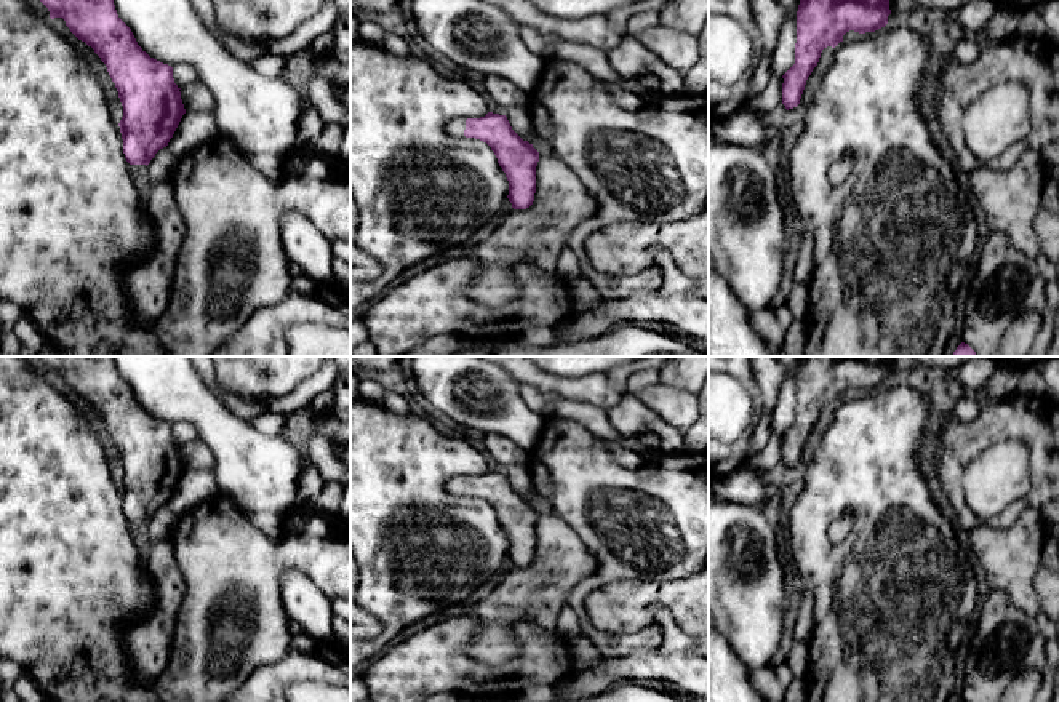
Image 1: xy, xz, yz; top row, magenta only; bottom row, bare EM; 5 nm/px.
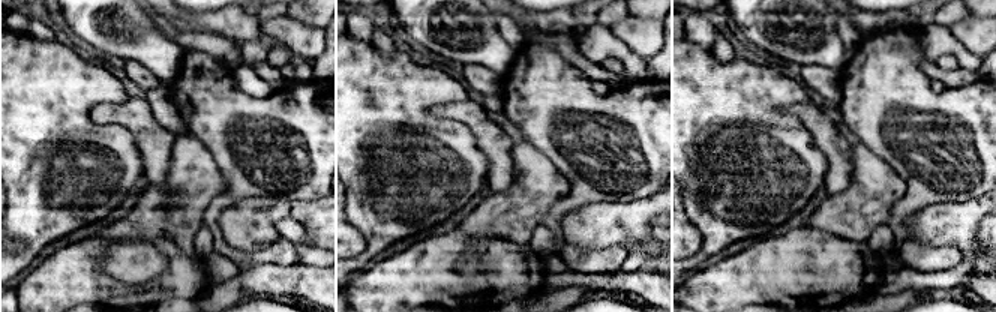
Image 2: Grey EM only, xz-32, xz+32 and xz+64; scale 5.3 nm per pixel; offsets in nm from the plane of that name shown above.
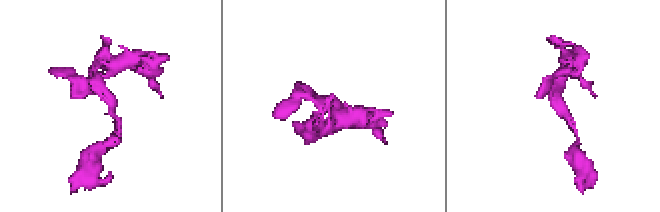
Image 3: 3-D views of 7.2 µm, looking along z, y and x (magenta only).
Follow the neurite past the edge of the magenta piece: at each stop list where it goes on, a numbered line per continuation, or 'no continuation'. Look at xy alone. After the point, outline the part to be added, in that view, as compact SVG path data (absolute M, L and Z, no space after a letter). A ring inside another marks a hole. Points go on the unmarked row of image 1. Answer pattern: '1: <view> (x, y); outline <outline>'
no continuation

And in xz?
1: xz (456, 485); outline M454 477L448 481L446 488L451 494L461 496L461 494L464 494L466 478L464 477Z

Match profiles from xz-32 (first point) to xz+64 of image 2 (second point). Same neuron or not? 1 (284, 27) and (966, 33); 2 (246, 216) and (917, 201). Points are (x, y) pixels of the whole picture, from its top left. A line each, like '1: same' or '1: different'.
1: same
2: different

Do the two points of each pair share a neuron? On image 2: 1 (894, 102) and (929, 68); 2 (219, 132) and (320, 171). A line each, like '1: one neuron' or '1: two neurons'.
1: two neurons
2: one neuron

